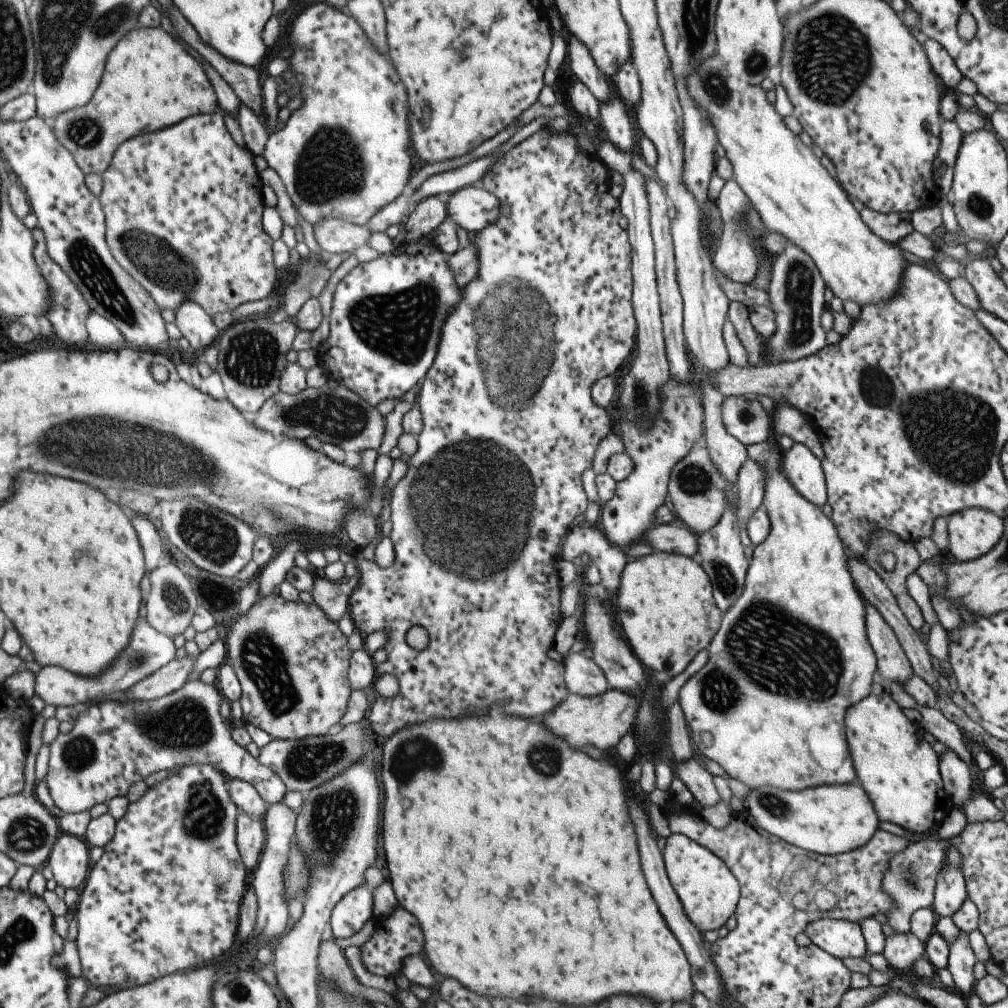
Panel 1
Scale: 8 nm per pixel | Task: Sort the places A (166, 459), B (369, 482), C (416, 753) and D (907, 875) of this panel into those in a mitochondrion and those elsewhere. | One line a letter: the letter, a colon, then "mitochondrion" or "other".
A: mitochondrion
B: other
C: mitochondrion
D: mitochondrion

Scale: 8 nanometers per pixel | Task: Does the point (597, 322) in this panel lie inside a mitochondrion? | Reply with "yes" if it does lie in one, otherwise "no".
no

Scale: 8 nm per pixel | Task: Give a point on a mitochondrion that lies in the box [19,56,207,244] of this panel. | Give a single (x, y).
(83, 133)

